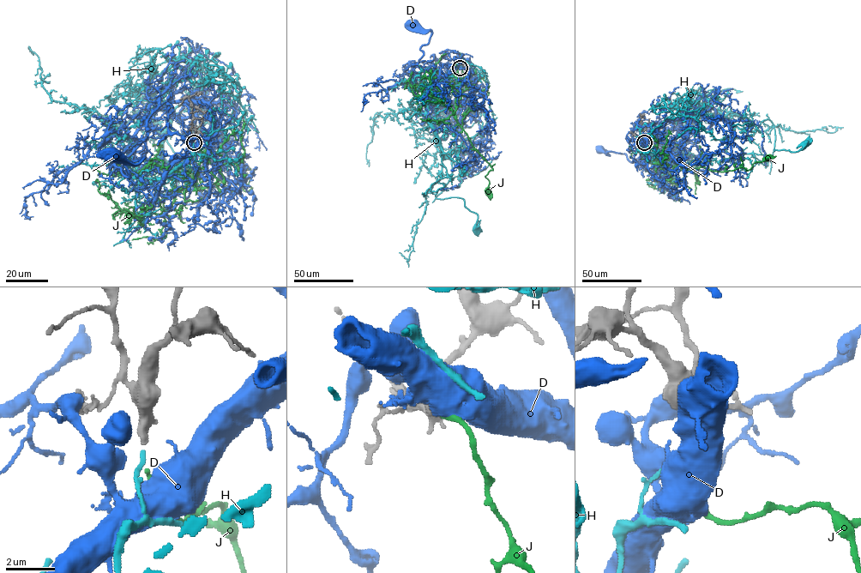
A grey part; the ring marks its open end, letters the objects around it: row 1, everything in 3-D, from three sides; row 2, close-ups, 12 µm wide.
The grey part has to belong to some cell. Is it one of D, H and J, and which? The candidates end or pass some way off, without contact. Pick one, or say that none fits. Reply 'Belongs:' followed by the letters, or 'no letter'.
Belongs: no letter

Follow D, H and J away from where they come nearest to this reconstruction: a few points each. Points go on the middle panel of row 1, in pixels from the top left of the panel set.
D: (460, 67), (470, 73), (471, 81), (452, 102), (440, 106), (419, 99), (412, 70), (430, 32), (412, 23)
H: (460, 67), (429, 94), (429, 123), (452, 165), (436, 197), (462, 198), (478, 215), (476, 228)
J: (460, 67), (465, 77), (457, 93), (455, 119), (472, 147), (492, 169), (484, 176), (489, 181), (487, 192)

